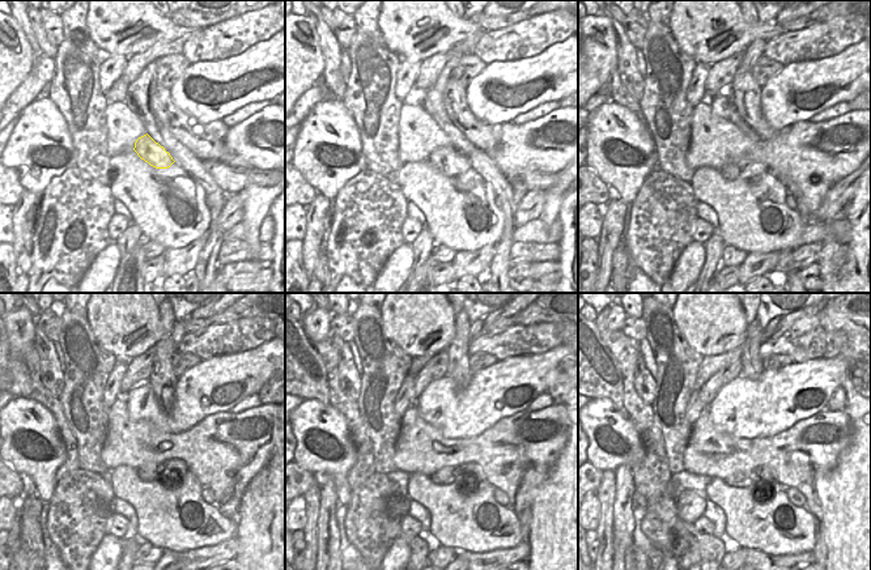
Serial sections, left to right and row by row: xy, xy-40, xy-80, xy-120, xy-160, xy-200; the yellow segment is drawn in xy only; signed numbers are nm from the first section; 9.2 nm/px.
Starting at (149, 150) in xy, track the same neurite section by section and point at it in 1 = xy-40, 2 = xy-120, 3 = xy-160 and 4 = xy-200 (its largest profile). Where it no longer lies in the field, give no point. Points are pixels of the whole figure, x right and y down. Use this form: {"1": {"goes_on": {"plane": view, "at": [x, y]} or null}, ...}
{"1": {"goes_on": {"plane": "xy-40", "at": [447, 160]}}, "2": {"goes_on": {"plane": "xy-120", "at": [149, 472]}}, "3": {"goes_on": {"plane": "xy-160", "at": [447, 475]}}, "4": {"goes_on": {"plane": "xy-200", "at": [760, 475]}}}

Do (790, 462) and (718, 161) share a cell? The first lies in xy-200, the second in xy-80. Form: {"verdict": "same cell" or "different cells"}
{"verdict": "same cell"}

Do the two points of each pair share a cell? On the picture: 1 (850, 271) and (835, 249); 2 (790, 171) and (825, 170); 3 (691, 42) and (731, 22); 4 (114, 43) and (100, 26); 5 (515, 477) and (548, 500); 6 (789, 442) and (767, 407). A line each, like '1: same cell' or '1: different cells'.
1: same cell
2: same cell
3: same cell
4: same cell
5: different cells
6: different cells

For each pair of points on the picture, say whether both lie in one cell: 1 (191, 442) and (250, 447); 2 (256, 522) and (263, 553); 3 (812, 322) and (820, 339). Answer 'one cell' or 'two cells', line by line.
1: one cell
2: one cell
3: two cells

